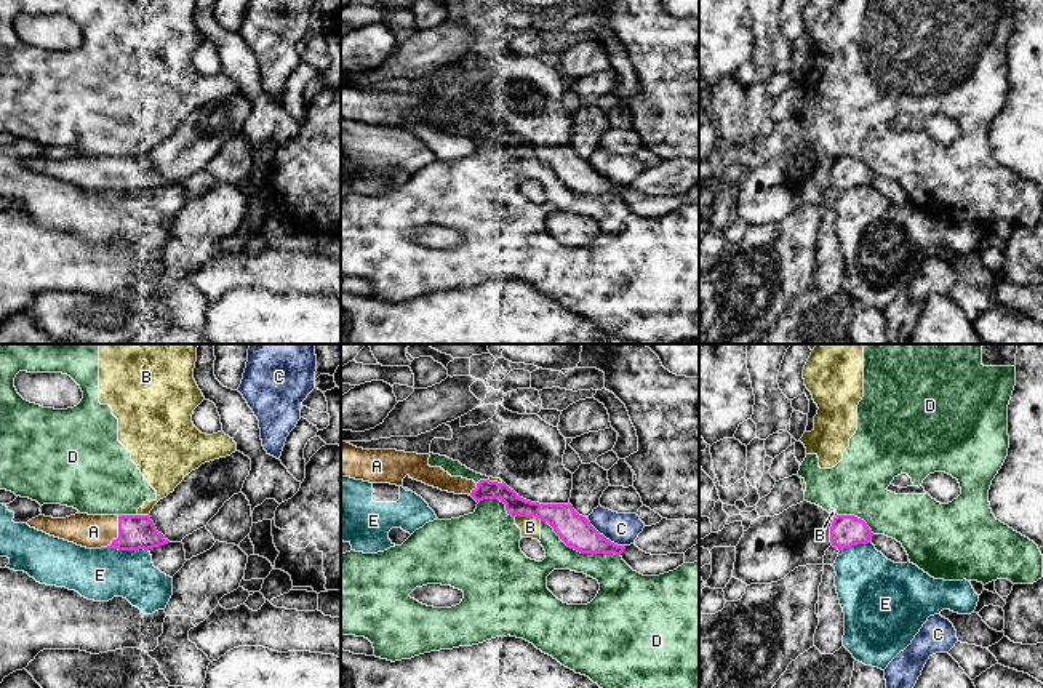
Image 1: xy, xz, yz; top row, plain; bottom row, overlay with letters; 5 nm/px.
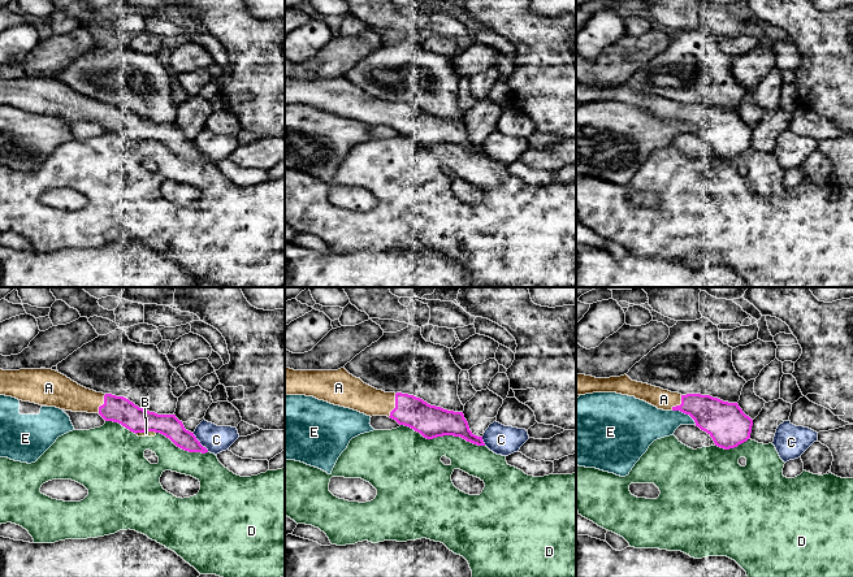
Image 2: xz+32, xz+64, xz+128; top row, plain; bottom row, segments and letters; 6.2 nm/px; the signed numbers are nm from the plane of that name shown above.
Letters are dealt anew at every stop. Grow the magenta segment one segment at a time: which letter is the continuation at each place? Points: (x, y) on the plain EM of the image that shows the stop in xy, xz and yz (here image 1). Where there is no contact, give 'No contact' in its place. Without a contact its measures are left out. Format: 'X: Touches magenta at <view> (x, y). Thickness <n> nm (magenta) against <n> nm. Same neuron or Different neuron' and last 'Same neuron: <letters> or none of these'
A: Touches magenta at xy (119, 176). Thickness 180 nm (magenta) against 180 nm. Same neuron
B: Touches magenta at xz (528, 157). Thickness 160 nm (magenta) against 100 nm. Different neuron
C: Touches magenta at xz (603, 178). Thickness 160 nm (magenta) against 160 nm. Different neuron
D: Touches magenta at xz (579, 192). Thickness 160 nm (magenta) against 190 nm. Different neuron
E: Touches magenta at xy (125, 191). Thickness 180 nm (magenta) against 260 nm. Different neuron
Same neuron: A

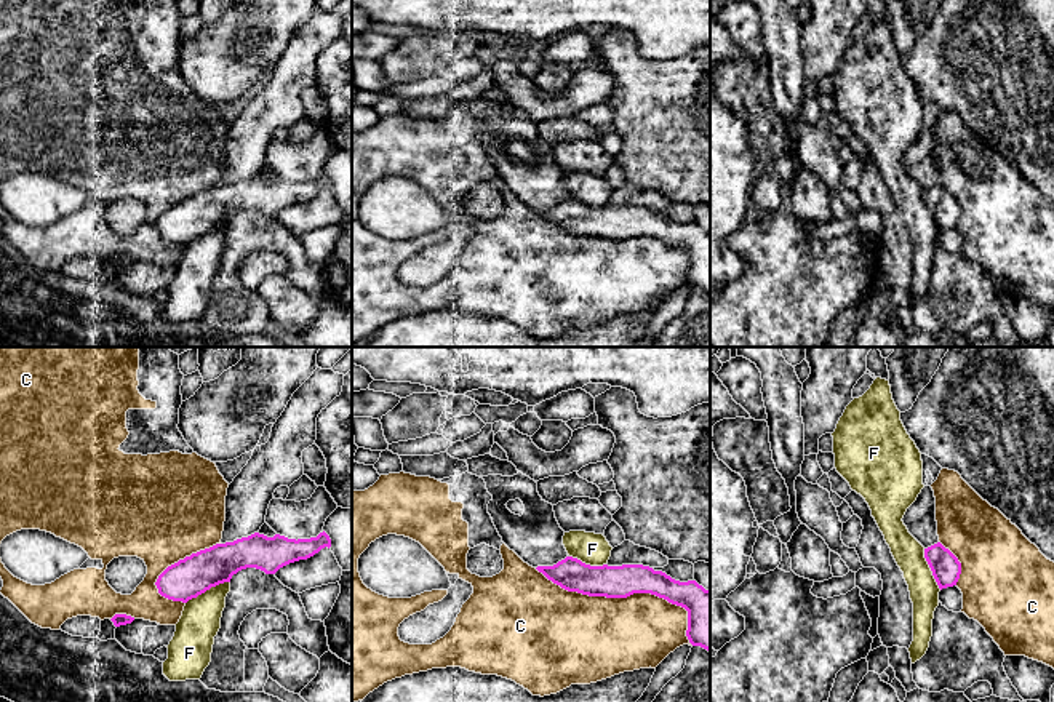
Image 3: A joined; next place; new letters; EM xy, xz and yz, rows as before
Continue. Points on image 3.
C: Touches magenta at xz (627, 237). Thickness 160 nm (magenta) against 400 nm. Different neuron
F: Touches magenta at xy (207, 231). Thickness 200 nm (magenta) against 200 nm. Different neuron
Same neuron: none of these

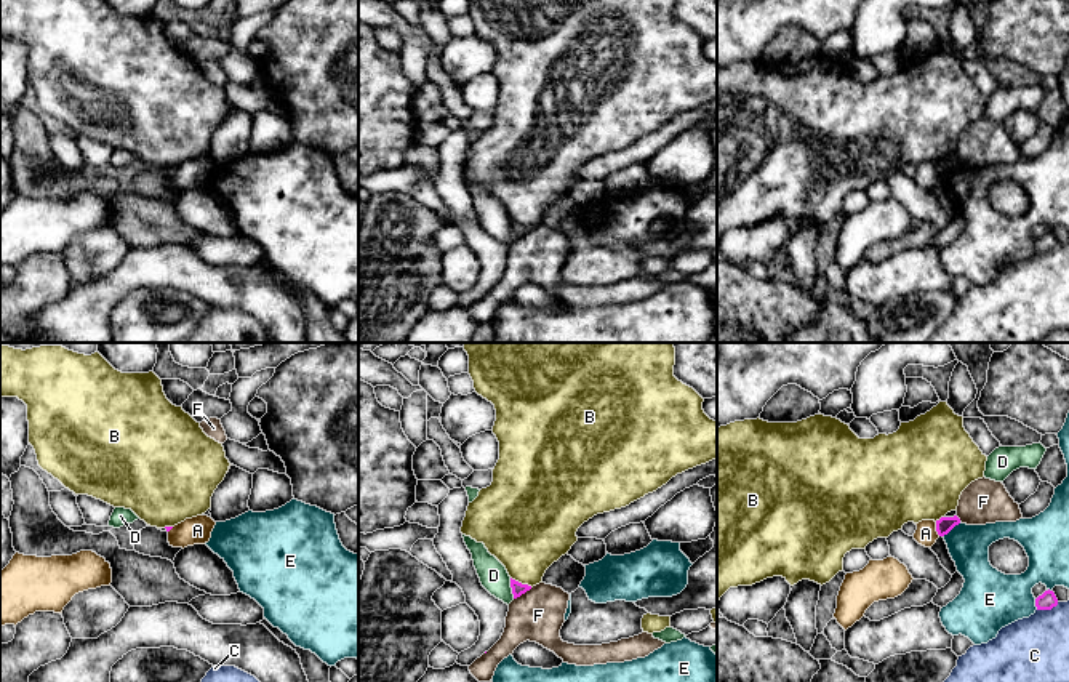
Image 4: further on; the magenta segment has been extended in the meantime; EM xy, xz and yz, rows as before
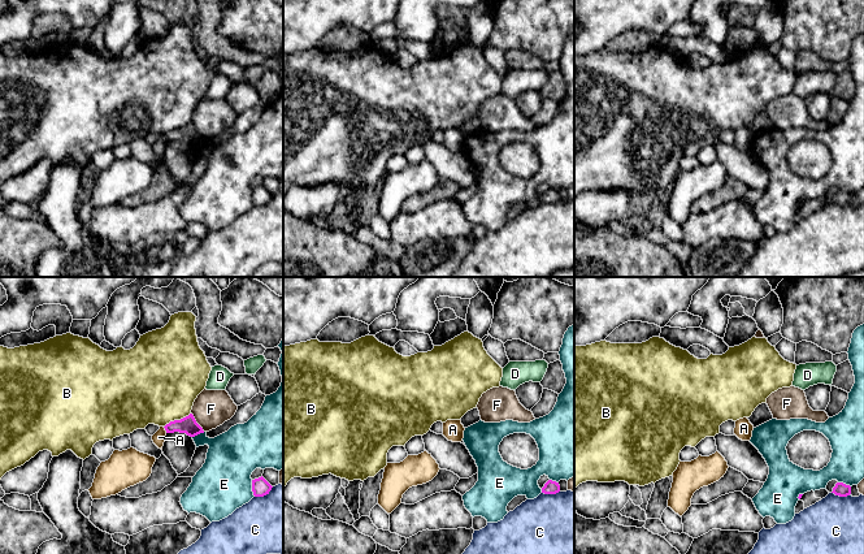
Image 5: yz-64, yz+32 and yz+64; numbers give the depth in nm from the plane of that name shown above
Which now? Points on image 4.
A: Touches magenta at yz (936, 170). Thickness 80 nm (magenta) against 110 nm. Different neuron
B: Touches magenta at xz (520, 224). Thickness 60 nm (magenta) against 380 nm. Different neuron
C: Touches magenta at yz (1047, 250). Thickness 90 nm (magenta) against 380 nm. Different neuron
D: Touches magenta at xz (511, 228). Thickness 60 nm (magenta) against 140 nm. Different neuron
E: Touches magenta at yz (951, 170). Thickness 80 nm (magenta) against 200 nm. Different neuron
F: Touches magenta at xz (522, 234). Thickness 60 nm (magenta) against 260 nm. Different neuron
Same neuron: none of these

